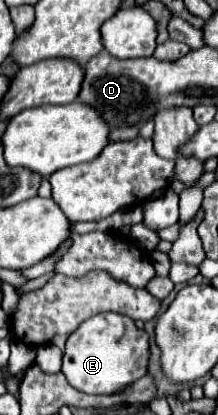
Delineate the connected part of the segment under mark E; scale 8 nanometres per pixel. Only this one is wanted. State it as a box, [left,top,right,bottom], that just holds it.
[63,313,149,395]

